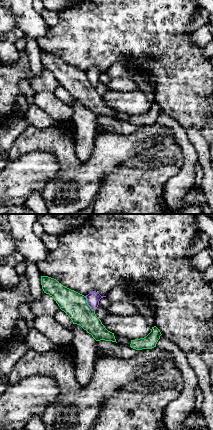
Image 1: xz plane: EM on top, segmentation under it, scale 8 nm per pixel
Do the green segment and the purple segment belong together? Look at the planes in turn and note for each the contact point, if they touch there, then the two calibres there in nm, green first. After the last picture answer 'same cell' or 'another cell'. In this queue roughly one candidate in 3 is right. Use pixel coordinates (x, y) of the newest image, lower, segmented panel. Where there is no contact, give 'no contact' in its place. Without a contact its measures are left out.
meets green at (87, 304); 200 nm thick on the green side, 110 nm on the other

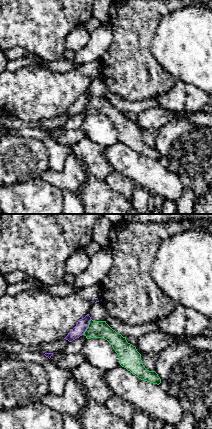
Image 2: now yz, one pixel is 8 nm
meets green at (88, 327); 140 nm thick on the green side, 90 nm on the other

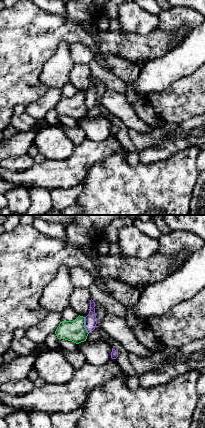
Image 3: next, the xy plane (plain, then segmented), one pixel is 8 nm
meets green at (84, 325); 170 nm thick on the green side, 100 nm on the other

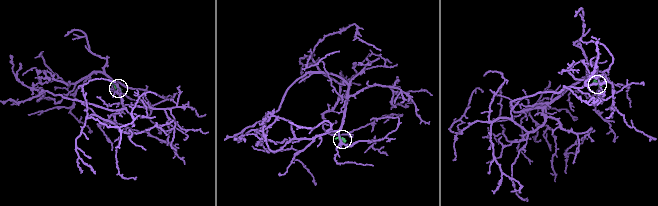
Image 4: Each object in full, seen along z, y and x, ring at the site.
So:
another cell

